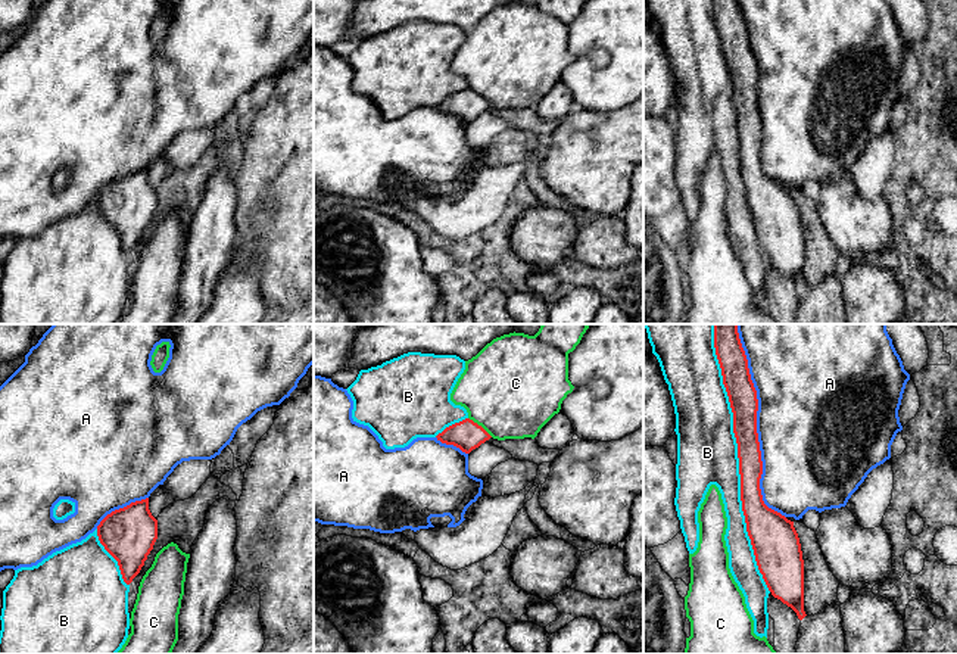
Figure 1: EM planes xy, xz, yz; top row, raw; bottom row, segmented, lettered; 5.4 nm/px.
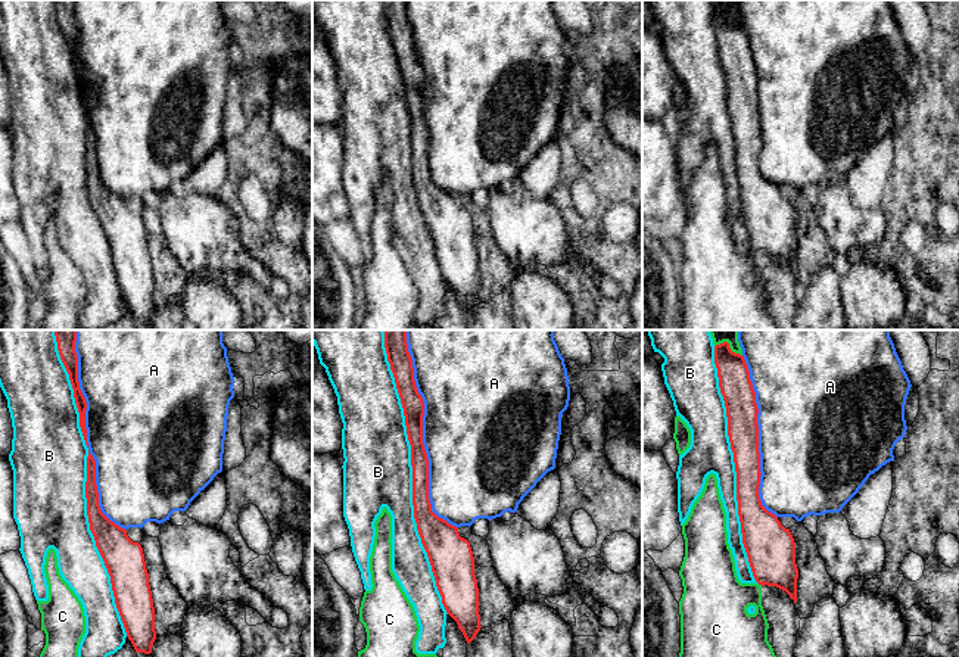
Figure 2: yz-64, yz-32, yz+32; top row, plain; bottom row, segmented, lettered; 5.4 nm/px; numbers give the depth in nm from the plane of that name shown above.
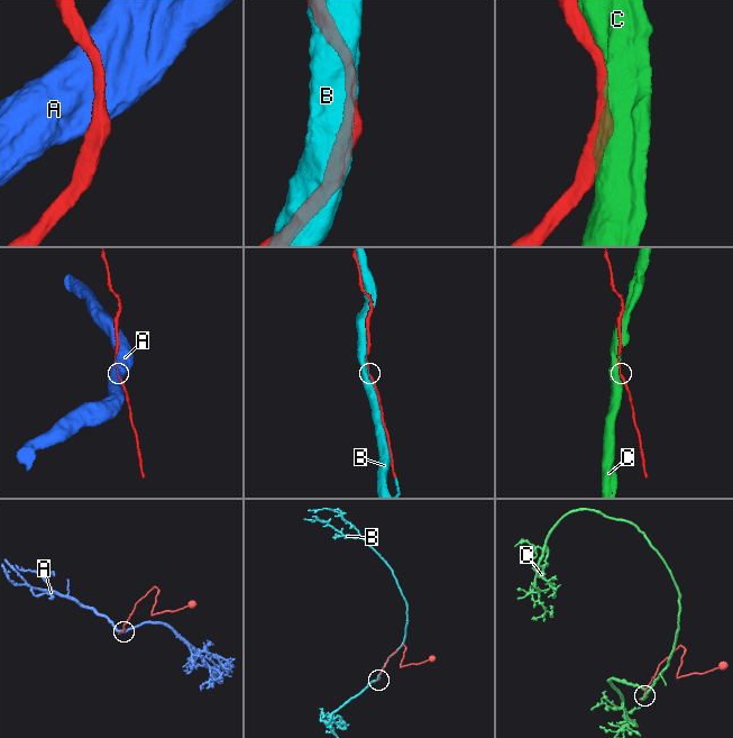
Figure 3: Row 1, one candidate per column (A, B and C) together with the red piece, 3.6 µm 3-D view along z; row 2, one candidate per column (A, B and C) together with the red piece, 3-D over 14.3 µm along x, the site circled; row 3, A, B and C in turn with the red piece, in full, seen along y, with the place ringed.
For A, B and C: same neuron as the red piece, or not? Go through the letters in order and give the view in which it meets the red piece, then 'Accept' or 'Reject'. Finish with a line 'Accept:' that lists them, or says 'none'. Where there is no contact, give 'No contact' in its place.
A: Touches red in yz. Reject
B: Touches red in yz. Accept
C: Touches red in xz. Reject
Accept: B

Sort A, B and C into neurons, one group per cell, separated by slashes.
A / B / C

